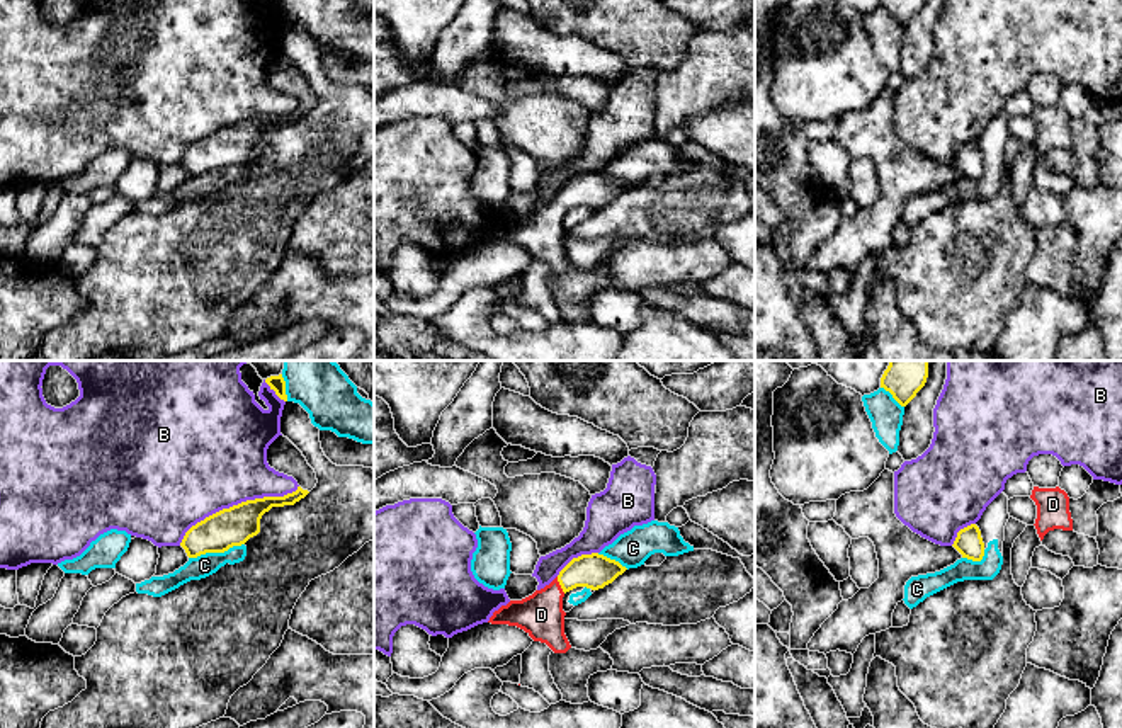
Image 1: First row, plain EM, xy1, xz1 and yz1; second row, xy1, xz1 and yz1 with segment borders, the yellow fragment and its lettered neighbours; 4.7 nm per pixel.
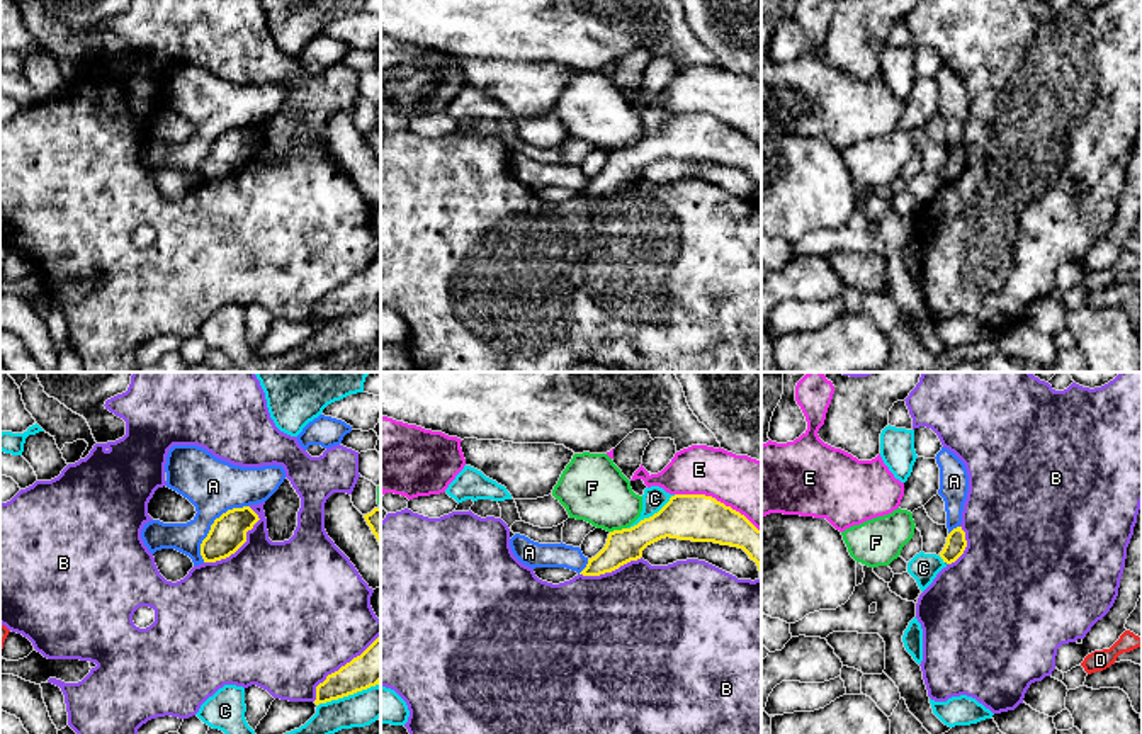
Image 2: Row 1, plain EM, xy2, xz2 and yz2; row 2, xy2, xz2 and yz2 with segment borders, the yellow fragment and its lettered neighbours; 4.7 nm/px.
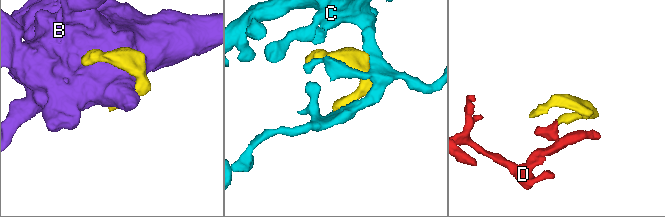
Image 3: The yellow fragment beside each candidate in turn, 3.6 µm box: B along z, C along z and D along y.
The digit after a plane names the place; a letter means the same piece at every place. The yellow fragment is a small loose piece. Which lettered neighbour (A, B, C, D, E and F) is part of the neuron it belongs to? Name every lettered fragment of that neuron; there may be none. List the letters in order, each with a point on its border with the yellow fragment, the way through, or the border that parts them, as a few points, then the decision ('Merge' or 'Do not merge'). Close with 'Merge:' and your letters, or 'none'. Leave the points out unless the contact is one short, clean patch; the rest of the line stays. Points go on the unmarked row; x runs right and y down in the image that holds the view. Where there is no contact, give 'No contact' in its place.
A: Touches yellow at xy2 (213, 143). Boundary: xy2 (248, 124), (228, 128), (214, 140), (201, 163), (203, 180). Do not merge
B: Touches yellow at xy1 (238, 123). Do not merge
C: Touches yellow at xy2 (347, 315). Do not merge
D: Touches yellow at xz1 (560, 203). Path across: xz1 (594, 189), (578, 191), (560, 203), (541, 233). Merge
E: Touches yellow at xz2 (716, 119). Do not merge
F: Touches yellow at xz2 (617, 150). Do not merge
Merge: D

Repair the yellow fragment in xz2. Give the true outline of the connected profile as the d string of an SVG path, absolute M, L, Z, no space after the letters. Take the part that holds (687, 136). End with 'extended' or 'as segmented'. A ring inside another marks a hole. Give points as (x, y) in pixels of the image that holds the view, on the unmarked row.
M675 114L653 136L610 151L605 167L588 178L579 194L612 192L641 178L647 165L666 156L743 168L756 182L761 197L761 150L739 131L705 114Z; as segmented

